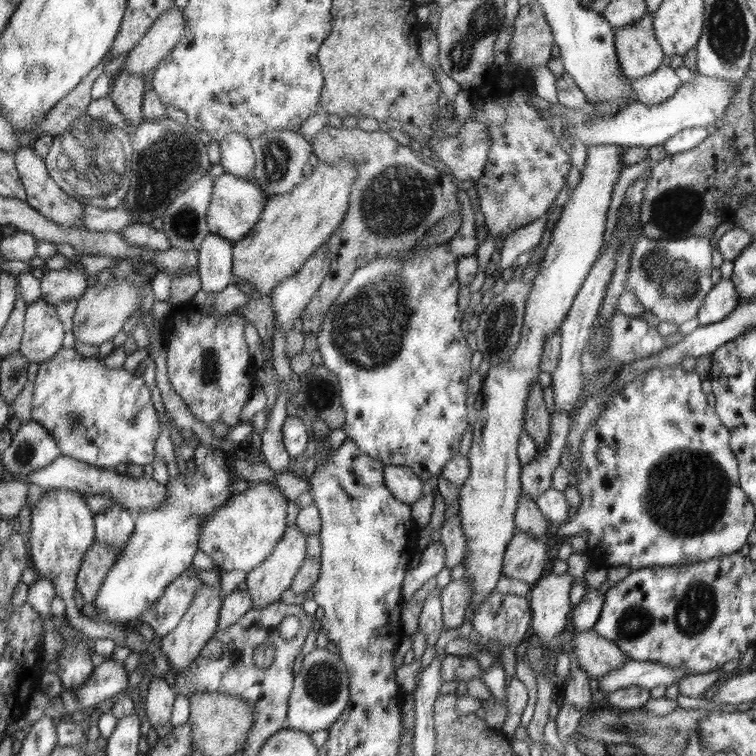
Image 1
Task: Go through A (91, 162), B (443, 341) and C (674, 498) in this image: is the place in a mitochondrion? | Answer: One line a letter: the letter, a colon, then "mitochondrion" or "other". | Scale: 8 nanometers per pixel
A: mitochondrion
B: other
C: mitochondrion

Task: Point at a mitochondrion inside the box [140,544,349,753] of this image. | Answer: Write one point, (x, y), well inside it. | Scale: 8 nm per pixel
(323, 681)

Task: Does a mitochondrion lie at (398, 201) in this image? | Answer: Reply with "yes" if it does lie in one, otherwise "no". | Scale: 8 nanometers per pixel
yes

